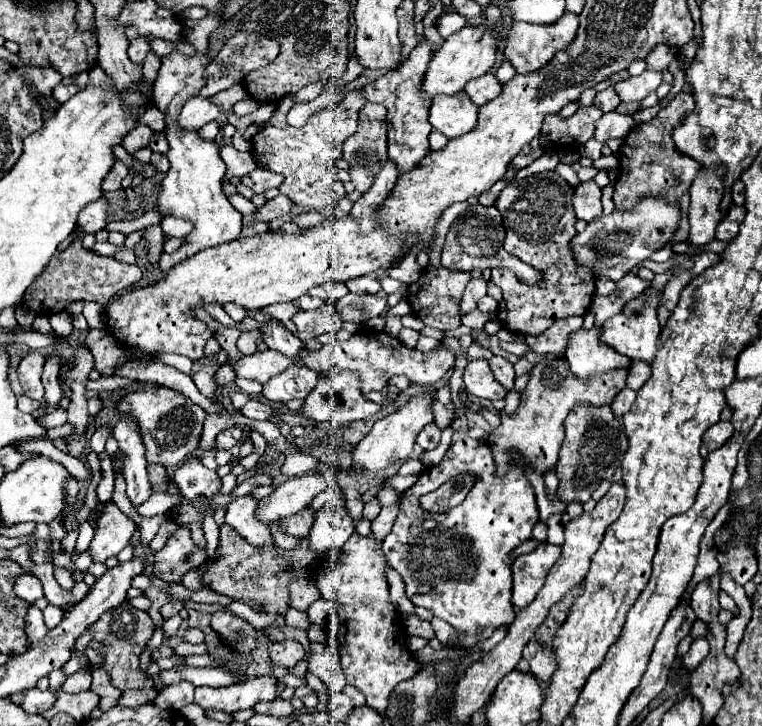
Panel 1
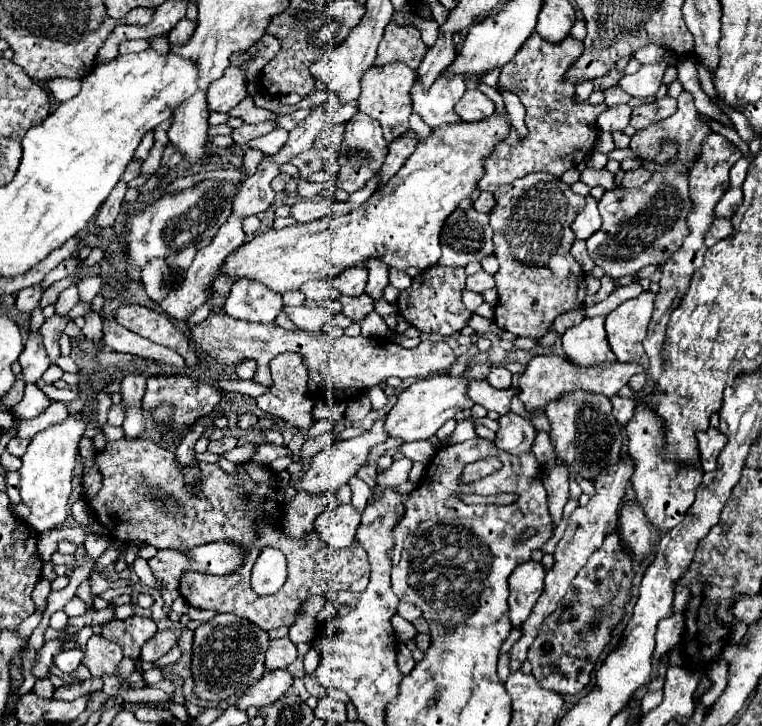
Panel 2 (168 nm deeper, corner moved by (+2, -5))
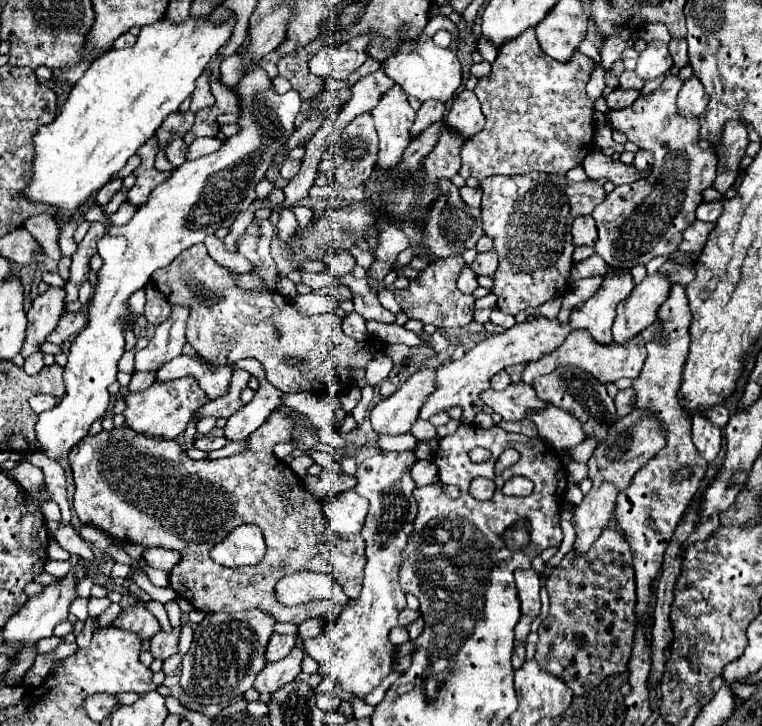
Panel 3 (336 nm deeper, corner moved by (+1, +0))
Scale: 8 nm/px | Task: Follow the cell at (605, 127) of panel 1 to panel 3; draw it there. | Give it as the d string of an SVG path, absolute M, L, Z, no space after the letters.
M614 89L608 97L608 109L624 109L628 105L632 105L636 99L640 97L640 91L624 91L624 89Z

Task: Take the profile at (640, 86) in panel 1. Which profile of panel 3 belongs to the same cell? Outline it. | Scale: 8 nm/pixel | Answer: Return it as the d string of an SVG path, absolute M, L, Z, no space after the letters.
M650 41L646 43L646 49L638 57L636 73L646 81L664 75L670 67L672 67L672 57L668 53L668 45L662 41Z

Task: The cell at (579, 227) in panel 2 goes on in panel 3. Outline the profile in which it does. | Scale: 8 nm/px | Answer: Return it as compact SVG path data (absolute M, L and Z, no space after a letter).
M590 215L578 217L572 225L572 243L574 243L574 247L592 247L596 239L598 239L598 233L596 233L594 219Z

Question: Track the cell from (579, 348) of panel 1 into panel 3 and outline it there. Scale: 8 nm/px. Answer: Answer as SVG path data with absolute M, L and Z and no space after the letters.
M610 267L600 289L578 311L572 311L570 325L574 329L588 329L598 343L610 343L616 307L630 295L632 289L634 279L630 271Z

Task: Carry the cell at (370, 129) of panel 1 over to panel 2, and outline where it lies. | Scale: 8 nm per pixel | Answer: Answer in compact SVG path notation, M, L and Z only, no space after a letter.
M357 112L349 122L347 122L347 132L345 140L339 150L339 174L337 174L337 186L353 194L355 190L363 188L369 180L369 176L375 176L387 156L387 142L381 132L381 124L377 124L371 116L365 116L363 112Z

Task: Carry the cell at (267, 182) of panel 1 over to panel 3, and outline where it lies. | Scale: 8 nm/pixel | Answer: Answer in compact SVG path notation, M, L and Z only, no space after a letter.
M288 157L288 159L282 163L280 175L282 175L284 179L292 179L298 171L300 171L300 161L294 161L294 159L290 159L290 157Z

